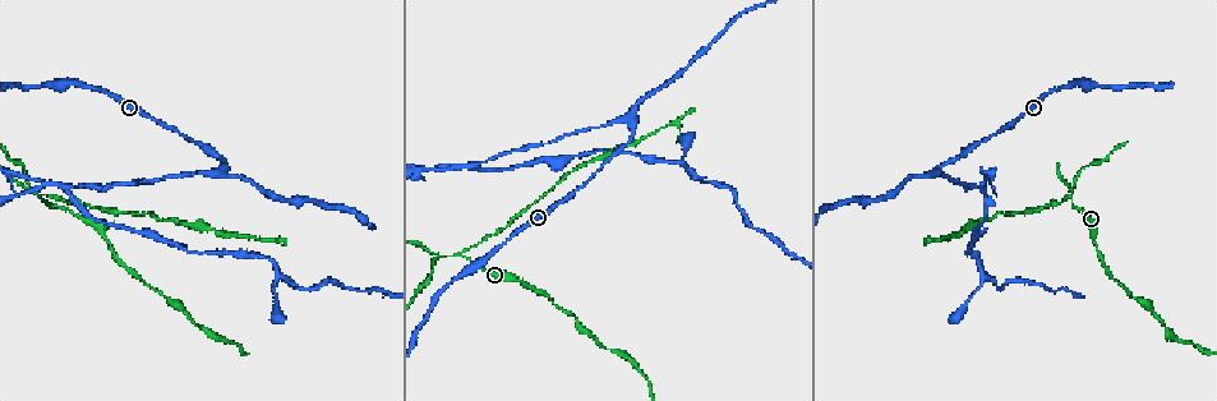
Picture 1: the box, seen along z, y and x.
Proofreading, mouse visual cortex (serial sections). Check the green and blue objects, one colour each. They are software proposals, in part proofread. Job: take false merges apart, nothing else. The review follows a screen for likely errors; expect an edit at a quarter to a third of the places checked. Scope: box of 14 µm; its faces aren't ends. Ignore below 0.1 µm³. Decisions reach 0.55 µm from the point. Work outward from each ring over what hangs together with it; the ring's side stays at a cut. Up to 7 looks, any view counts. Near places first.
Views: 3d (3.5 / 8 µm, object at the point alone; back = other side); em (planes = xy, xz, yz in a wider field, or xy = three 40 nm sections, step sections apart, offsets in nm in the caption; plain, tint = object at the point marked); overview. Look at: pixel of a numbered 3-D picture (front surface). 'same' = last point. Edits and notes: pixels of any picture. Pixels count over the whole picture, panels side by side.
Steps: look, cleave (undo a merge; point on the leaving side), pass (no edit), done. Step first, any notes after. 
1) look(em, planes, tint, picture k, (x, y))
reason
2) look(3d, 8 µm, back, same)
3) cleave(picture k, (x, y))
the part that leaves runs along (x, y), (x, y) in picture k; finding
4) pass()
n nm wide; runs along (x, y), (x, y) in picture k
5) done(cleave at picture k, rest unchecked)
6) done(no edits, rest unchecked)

look(3d, 3.5 µm, picture 1, (1072, 205))
three arms meet

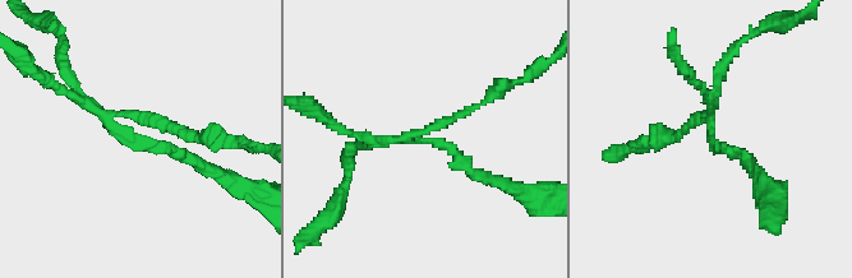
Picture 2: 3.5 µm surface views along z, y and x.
look(em, xy, step 1, tint, picture 2, (712, 139))
3 arms; arms of 100, 150, 150 nm

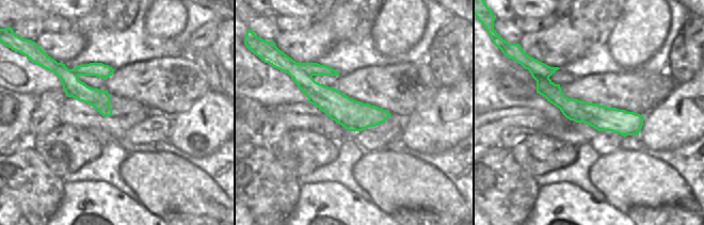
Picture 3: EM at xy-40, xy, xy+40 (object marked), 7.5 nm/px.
cleave(picture 2, (63, 49))
the part that leaves runs along (134, 121), (244, 142) in picture 2; two cells meet here

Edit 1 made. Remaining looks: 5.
look(overview)
see it whole again

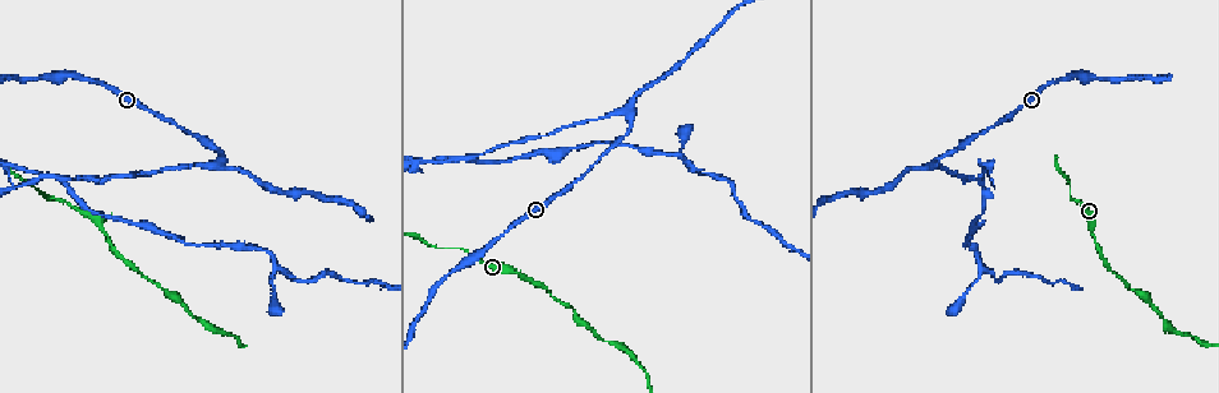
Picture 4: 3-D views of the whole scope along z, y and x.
look(3d, 3.5 µm, picture 4, (930, 162))
sharp bend

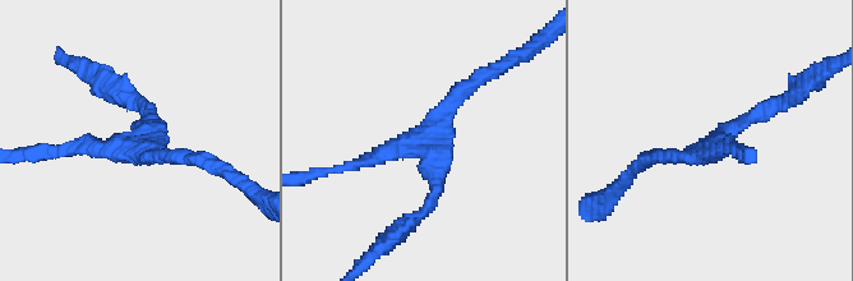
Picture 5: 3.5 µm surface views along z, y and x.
look(em, xy, step 1, tint, picture 5, (718, 138))
3 arms; arms of 150, 200, 200 nm

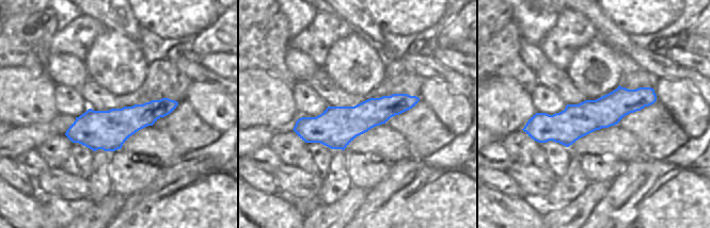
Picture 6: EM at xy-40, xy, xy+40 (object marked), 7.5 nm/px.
pass()
continuous, no second cell

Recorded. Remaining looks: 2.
done(cleave at picture 2, rest unchecked)

